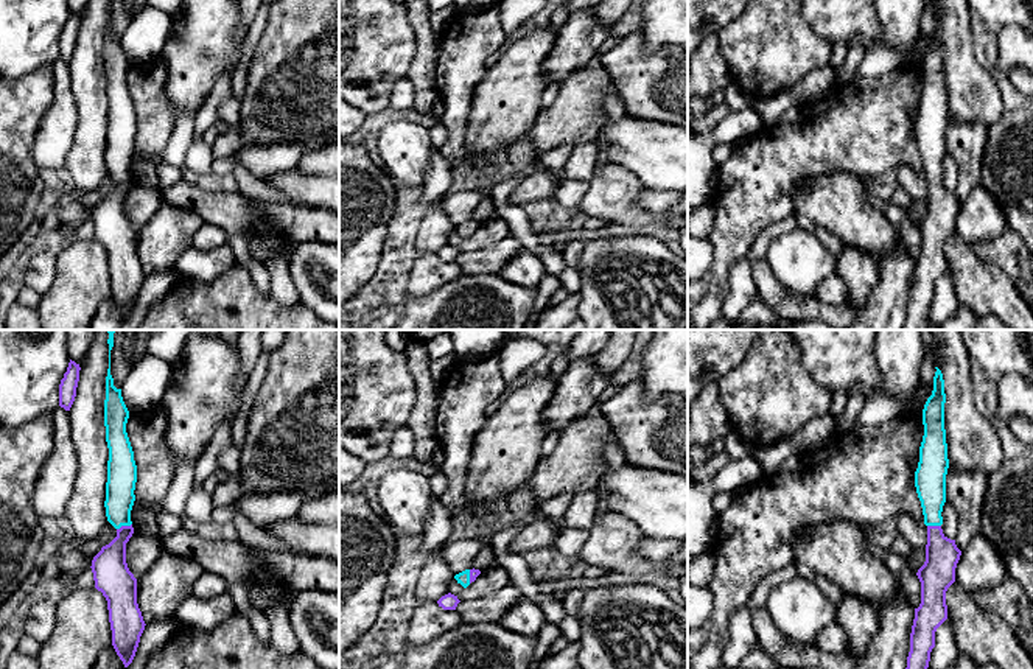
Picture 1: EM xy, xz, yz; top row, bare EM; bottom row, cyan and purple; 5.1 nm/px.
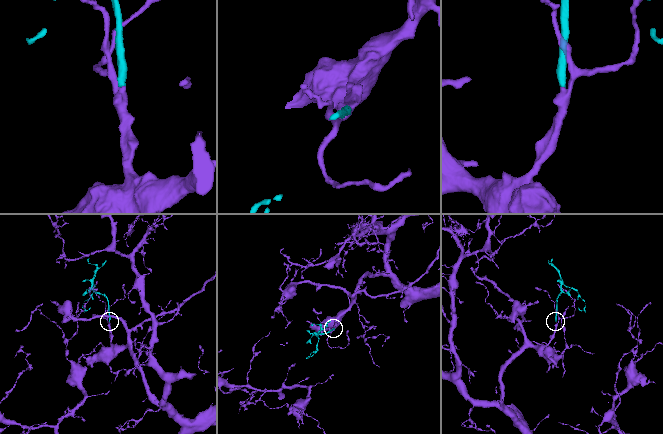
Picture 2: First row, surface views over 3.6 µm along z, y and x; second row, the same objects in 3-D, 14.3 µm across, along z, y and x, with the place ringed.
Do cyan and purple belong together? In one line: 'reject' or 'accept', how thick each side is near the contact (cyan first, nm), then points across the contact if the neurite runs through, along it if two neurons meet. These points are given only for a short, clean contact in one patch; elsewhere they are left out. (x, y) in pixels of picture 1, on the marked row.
accept | 160/180 nm | across xy (122, 476), (123, 525), (123, 537), (109, 567)

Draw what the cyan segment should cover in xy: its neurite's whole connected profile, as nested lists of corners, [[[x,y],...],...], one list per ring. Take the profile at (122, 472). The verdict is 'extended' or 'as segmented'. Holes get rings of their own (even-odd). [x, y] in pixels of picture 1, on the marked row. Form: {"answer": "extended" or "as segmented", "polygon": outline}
{"answer": "extended", "polygon": [[[115,330],[109,333],[109,369],[106,377],[104,426],[109,448],[106,482],[106,517],[117,529],[117,537],[93,557],[95,588],[107,601],[112,646],[128,667],[137,652],[145,621],[137,604],[137,579],[126,563],[126,543],[134,534],[131,510],[135,501],[137,465],[126,433],[129,411],[121,389],[114,386],[110,375],[110,350]]]}

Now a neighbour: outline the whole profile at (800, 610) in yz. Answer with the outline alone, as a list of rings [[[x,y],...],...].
[[[800,576],[773,588],[764,607],[783,635],[804,644],[815,644],[818,633],[835,622],[839,613],[839,608],[828,601],[815,582]]]

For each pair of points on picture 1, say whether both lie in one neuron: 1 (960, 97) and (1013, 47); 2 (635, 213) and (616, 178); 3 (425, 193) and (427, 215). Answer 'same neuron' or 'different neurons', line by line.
1: different neurons
2: same neuron
3: different neurons

